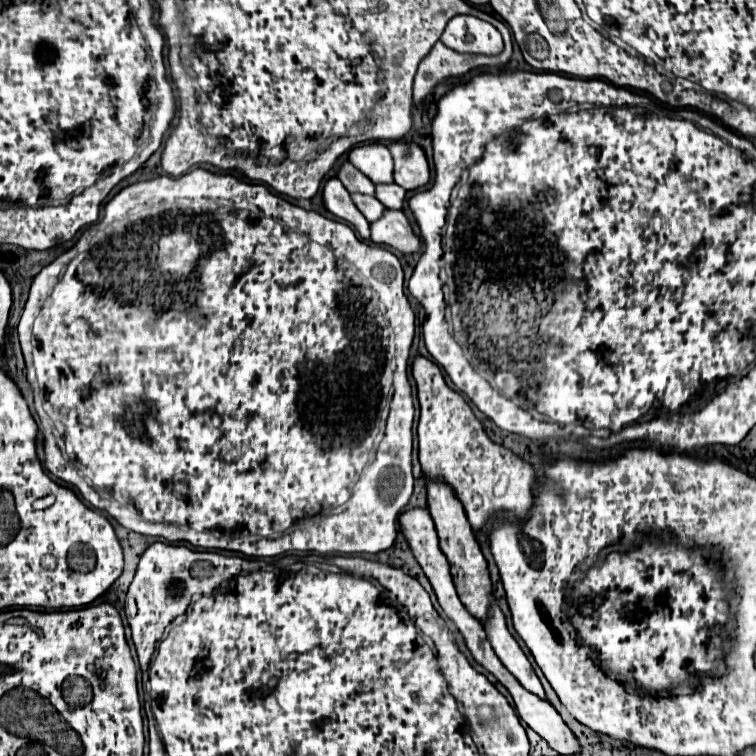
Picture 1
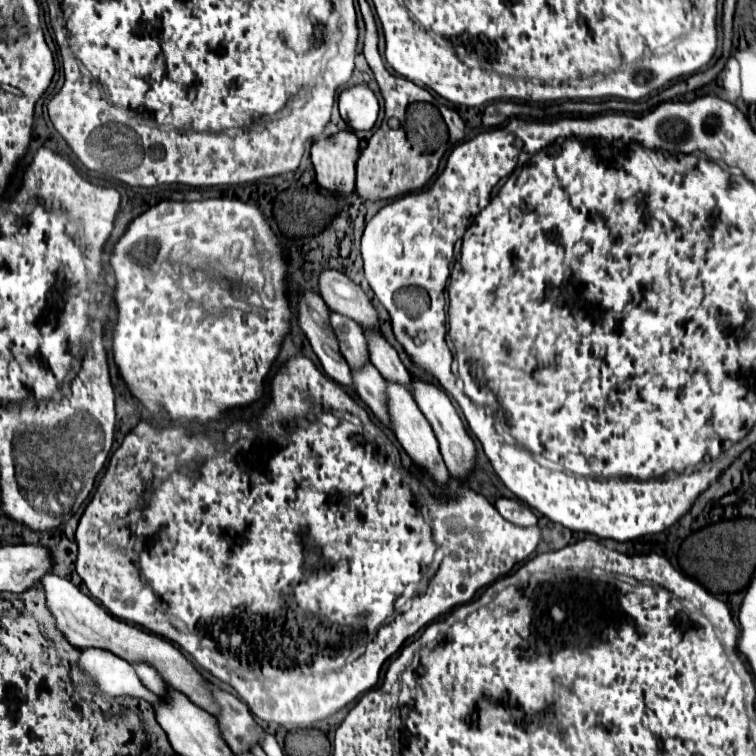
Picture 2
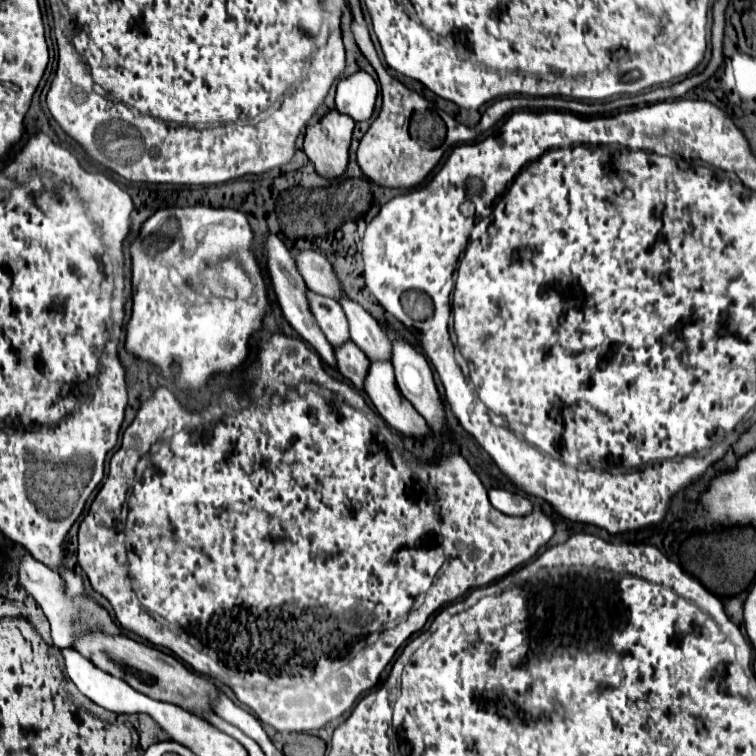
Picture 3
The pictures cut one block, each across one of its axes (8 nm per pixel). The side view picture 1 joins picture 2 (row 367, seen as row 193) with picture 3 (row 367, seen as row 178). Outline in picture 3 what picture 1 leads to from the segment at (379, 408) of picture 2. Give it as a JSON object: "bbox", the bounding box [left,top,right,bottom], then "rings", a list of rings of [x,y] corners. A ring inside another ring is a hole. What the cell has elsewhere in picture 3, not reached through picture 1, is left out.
{"bbox":[334,342,368,390],"rings":[[[346,342],[342,348],[334,348],[340,374],[350,380],[350,384],[358,390],[364,390],[364,374],[368,372],[368,358],[366,354],[352,342]]]}

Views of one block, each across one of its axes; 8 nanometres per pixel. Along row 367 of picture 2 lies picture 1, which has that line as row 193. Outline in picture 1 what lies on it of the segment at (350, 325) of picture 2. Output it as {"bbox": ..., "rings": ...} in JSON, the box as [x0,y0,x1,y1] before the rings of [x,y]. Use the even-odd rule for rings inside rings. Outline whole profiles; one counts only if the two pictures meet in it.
{"bbox":[350,192,384,222],"rings":[[[352,192],[350,196],[352,196],[352,202],[356,204],[356,208],[366,216],[366,220],[374,222],[374,220],[378,220],[384,214],[384,206],[374,196],[358,194],[358,192]]]}

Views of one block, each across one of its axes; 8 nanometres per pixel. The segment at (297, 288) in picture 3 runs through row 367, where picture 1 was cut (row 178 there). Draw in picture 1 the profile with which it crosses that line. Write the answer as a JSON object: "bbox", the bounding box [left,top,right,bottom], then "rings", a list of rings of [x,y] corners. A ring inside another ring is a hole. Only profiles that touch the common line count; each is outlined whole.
{"bbox":[322,178,370,240],"rings":[[[330,178],[324,184],[322,196],[324,196],[324,206],[326,206],[328,212],[332,212],[334,216],[340,216],[340,218],[348,220],[350,224],[354,224],[358,228],[358,234],[364,240],[370,238],[370,224],[368,224],[368,220],[364,220],[362,212],[358,212],[358,208],[352,204],[348,190],[342,186],[342,182],[338,178]]]}

